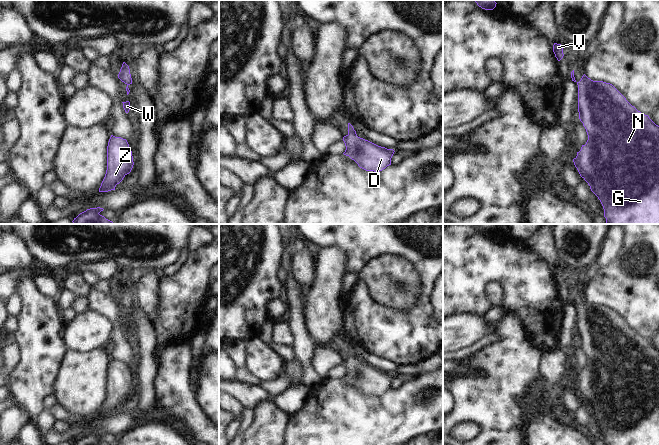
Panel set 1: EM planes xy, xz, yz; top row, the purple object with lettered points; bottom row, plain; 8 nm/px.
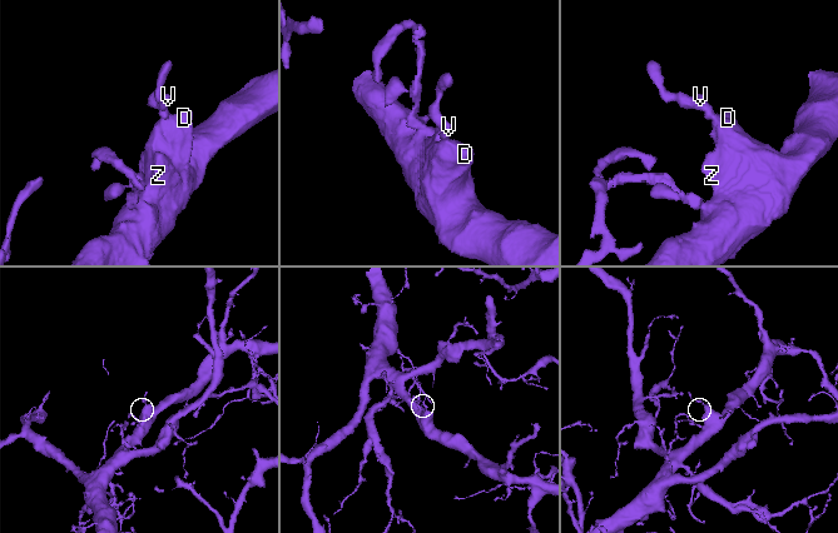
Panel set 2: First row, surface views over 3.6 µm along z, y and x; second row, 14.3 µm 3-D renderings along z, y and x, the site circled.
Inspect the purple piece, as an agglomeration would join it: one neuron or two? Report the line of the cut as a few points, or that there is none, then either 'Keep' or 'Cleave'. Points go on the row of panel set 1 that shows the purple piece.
No split. Keep

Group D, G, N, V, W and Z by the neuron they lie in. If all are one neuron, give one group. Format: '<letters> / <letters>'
D G N V W Z

